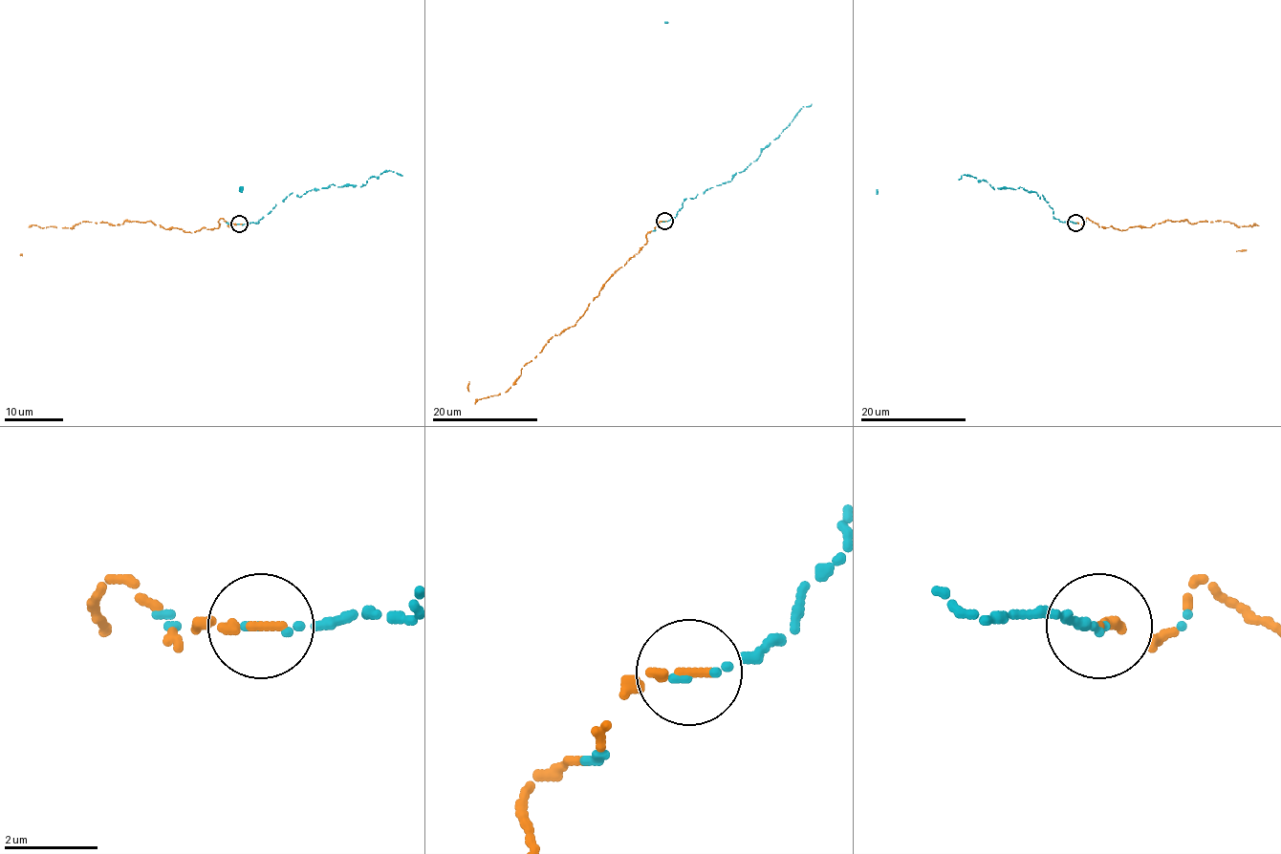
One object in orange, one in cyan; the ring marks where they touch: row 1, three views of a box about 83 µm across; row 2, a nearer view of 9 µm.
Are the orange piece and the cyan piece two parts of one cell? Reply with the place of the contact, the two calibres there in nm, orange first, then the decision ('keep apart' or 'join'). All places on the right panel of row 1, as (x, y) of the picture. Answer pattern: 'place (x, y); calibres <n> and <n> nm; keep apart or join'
place (1075, 223); calibres 200 and 140 nm; join

